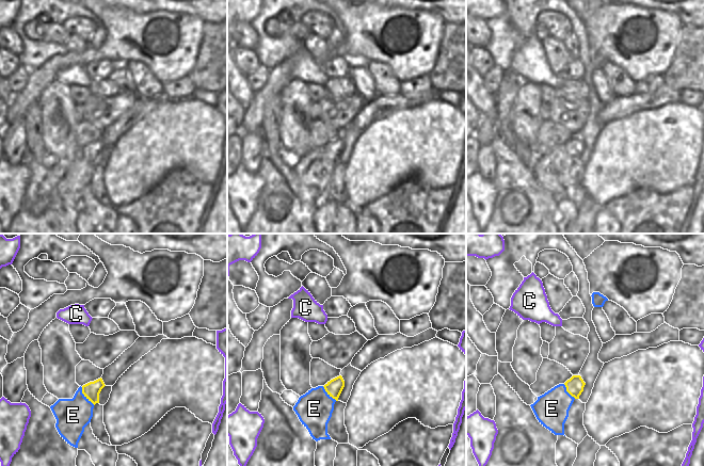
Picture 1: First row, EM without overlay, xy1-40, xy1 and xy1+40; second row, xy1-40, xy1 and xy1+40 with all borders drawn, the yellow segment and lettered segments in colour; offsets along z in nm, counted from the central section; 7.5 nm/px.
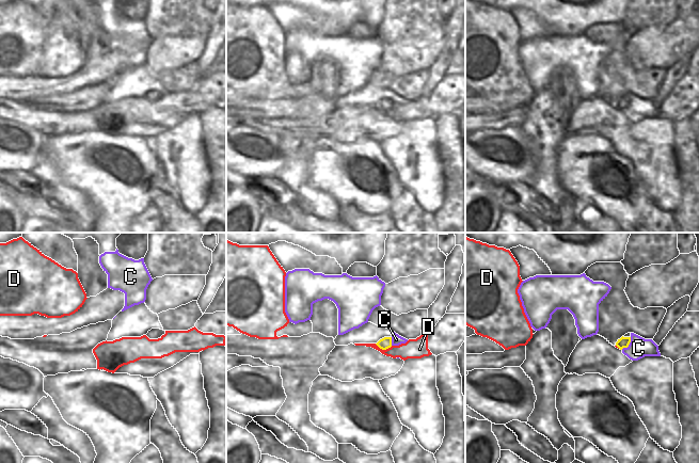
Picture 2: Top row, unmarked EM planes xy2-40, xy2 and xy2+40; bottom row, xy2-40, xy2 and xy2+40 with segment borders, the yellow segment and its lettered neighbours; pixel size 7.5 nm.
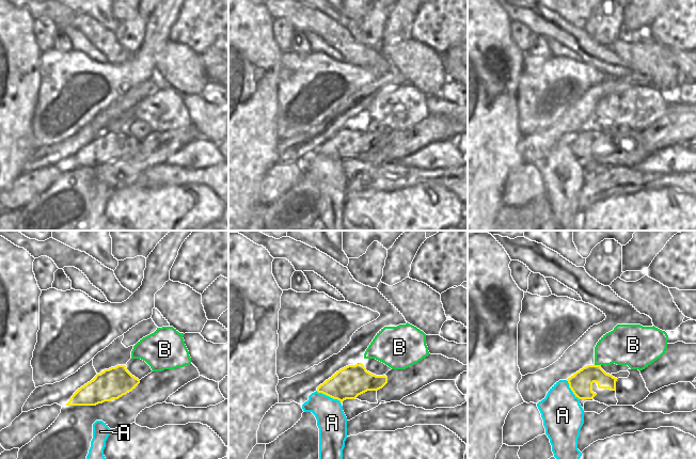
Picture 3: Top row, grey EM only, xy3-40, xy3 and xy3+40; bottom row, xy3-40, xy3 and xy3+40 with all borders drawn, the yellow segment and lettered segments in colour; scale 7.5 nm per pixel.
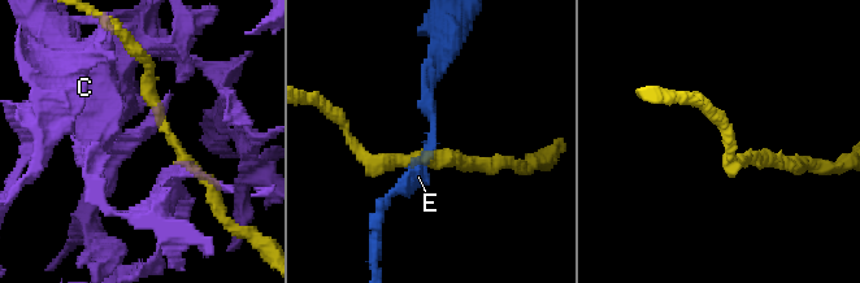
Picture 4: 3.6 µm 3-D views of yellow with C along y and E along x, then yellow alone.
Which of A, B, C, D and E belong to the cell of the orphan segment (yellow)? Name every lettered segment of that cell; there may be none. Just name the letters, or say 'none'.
none

